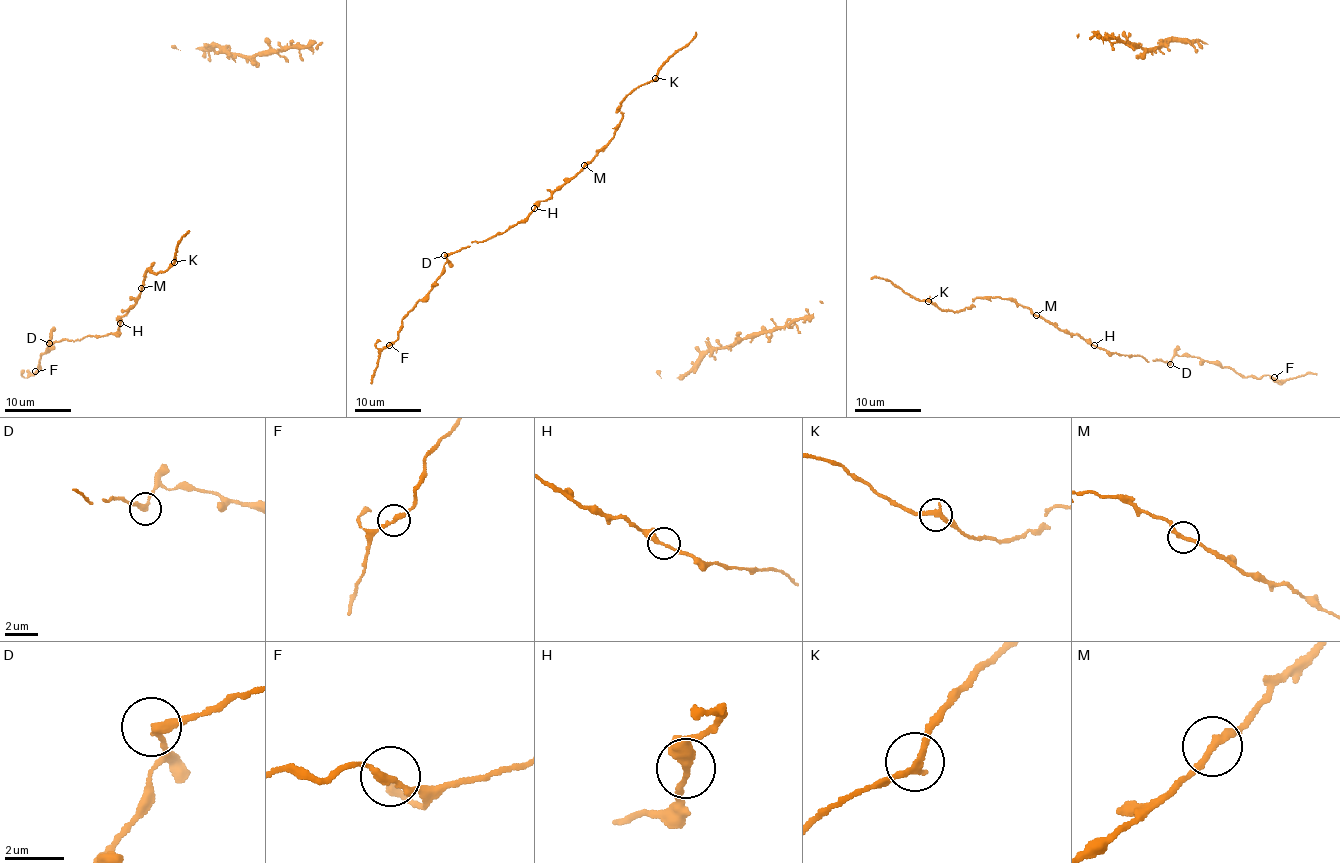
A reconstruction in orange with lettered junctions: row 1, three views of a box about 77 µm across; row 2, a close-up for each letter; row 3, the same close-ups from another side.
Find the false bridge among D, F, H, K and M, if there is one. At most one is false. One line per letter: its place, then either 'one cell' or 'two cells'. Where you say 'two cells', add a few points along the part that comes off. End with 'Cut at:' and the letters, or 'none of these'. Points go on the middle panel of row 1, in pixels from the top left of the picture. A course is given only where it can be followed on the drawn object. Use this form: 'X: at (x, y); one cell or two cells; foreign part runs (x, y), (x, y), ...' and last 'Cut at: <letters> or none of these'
D: at (444, 255); one cell
F: at (389, 345); one cell
H: at (534, 208); one cell
K: at (655, 78); one cell
M: at (584, 165); one cell
Cut at: none of these

